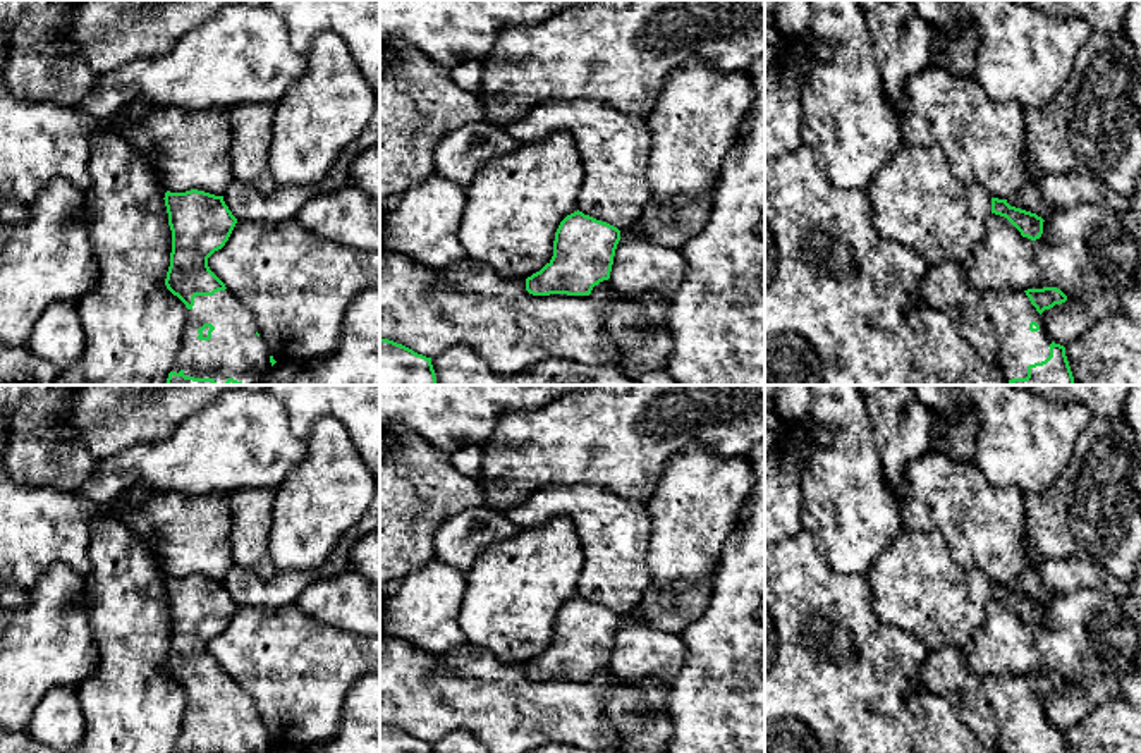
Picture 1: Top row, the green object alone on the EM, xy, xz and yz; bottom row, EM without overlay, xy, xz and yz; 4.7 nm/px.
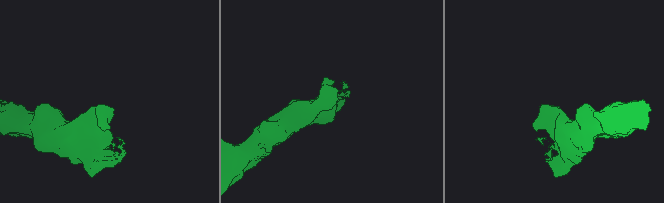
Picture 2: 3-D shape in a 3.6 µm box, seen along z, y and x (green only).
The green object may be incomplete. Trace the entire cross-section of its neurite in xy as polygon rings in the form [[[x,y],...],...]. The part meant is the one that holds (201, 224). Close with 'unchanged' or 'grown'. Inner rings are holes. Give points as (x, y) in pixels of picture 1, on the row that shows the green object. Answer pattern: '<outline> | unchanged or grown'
[[[204,191],[165,193],[172,230],[170,266],[165,285],[187,308],[182,344],[167,385],[261,385],[277,363],[256,330],[251,311],[210,270],[208,258],[229,241],[237,218],[223,201]]] | grown

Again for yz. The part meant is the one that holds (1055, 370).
[[[945,261],[928,268],[919,284],[919,299],[930,308],[959,309],[966,340],[1010,385],[1074,385],[1065,347],[1050,340],[1040,316],[1067,301],[1060,289],[978,291],[966,280],[961,263]]] | grown

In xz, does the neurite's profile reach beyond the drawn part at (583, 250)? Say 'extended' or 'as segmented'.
as segmented

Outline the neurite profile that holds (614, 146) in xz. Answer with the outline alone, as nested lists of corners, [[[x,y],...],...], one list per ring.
[[[550,100],[531,108],[521,120],[503,127],[519,144],[536,143],[555,132],[565,132],[576,143],[584,181],[577,194],[577,210],[619,230],[631,229],[653,201],[646,168],[651,132],[646,117],[627,115],[603,101]]]

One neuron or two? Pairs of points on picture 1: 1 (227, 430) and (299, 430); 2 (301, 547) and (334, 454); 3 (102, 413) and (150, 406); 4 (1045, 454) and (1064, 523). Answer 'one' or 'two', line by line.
1: two
2: one
3: one
4: two

